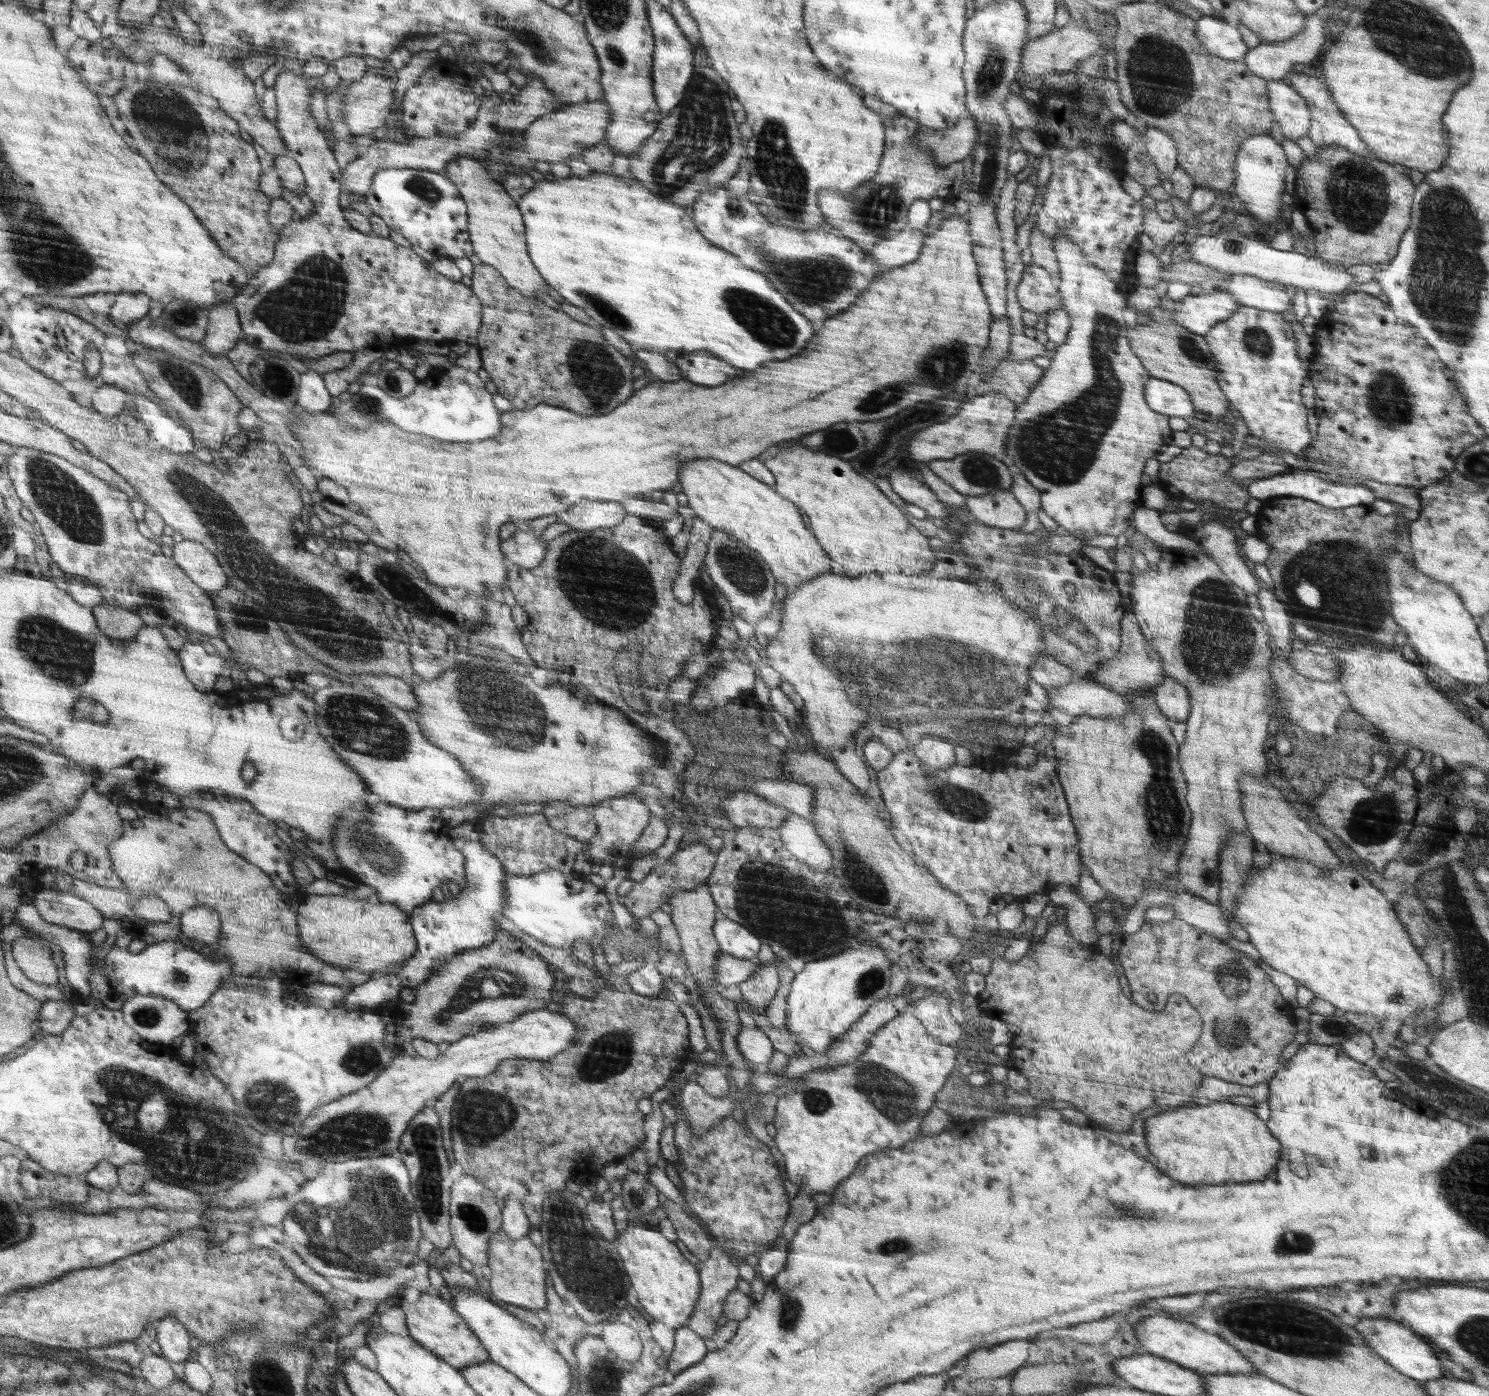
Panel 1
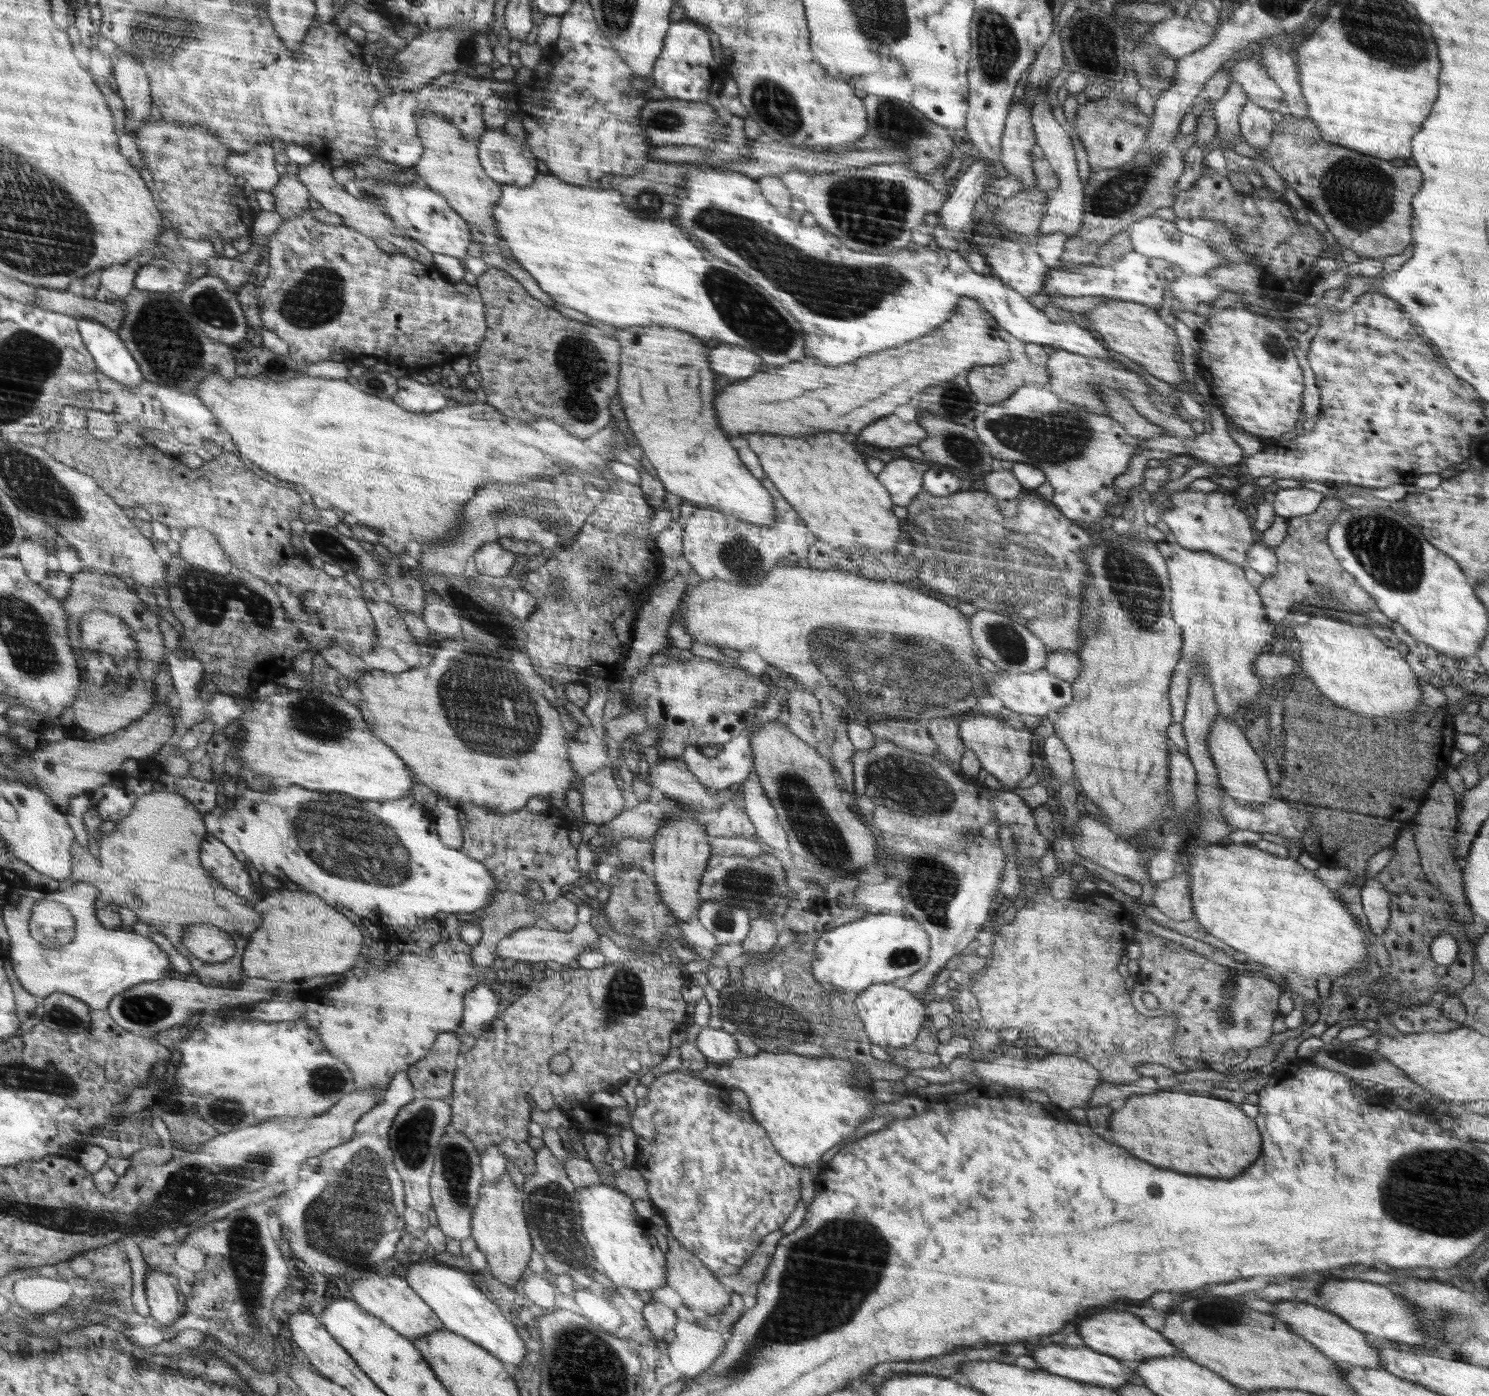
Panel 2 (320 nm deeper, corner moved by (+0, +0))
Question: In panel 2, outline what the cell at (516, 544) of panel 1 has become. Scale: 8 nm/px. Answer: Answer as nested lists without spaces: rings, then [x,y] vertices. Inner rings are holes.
[[[496,541],[482,545],[474,554],[478,574],[490,576],[508,576],[517,557],[513,551],[506,550]]]

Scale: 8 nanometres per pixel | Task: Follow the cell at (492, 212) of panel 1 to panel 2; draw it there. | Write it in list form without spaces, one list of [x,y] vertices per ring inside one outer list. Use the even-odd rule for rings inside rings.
[[[423,110],[415,121],[417,135],[424,147],[419,161],[414,165],[418,178],[432,191],[442,194],[450,207],[468,222],[470,228],[480,229],[478,231],[484,236],[493,235],[500,240],[492,208],[500,200],[500,184],[489,178],[481,162],[478,162],[479,152],[476,152],[476,146],[472,142],[466,142],[452,123],[439,117],[434,111]]]

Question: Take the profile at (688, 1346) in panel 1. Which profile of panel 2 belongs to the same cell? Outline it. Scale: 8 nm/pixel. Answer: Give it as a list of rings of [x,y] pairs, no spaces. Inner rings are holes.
[[[648,1292],[645,1295],[646,1304],[641,1310],[647,1322],[651,1333],[657,1338],[665,1340],[666,1332],[674,1330],[678,1318],[675,1315],[675,1310],[669,1308],[657,1297],[654,1292]]]

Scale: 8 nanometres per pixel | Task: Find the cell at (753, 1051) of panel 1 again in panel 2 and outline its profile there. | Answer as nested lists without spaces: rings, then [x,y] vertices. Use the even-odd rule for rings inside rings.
[[[702,1027],[695,1041],[696,1048],[707,1058],[707,1062],[722,1065],[729,1060],[744,1057],[739,1052],[738,1041],[722,1028]]]

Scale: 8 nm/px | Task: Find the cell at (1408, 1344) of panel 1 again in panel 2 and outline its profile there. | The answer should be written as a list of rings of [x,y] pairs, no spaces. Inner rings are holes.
[[[1296,1301],[1280,1302],[1280,1304],[1274,1304],[1271,1315],[1285,1322],[1294,1334],[1305,1338],[1334,1362],[1340,1362],[1346,1367],[1381,1368],[1377,1348],[1368,1345],[1366,1332],[1356,1330],[1339,1316],[1316,1307],[1316,1304],[1312,1302],[1302,1302],[1302,1304]]]

